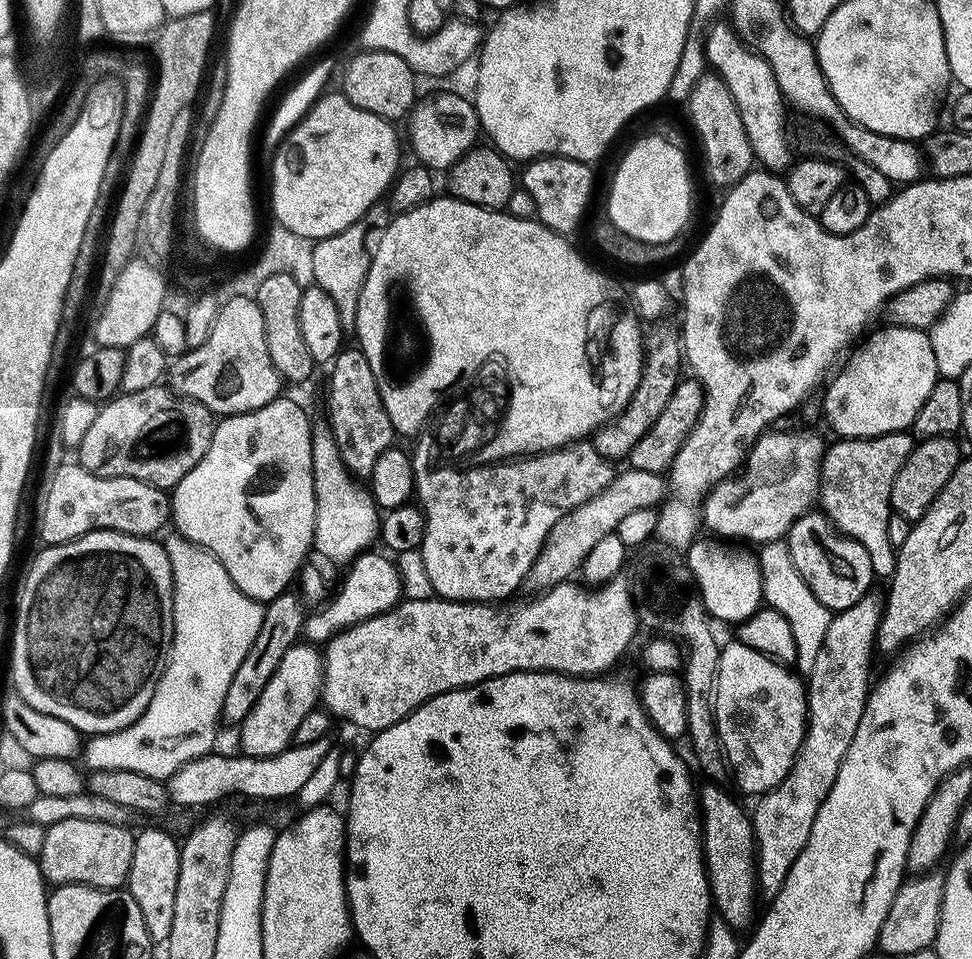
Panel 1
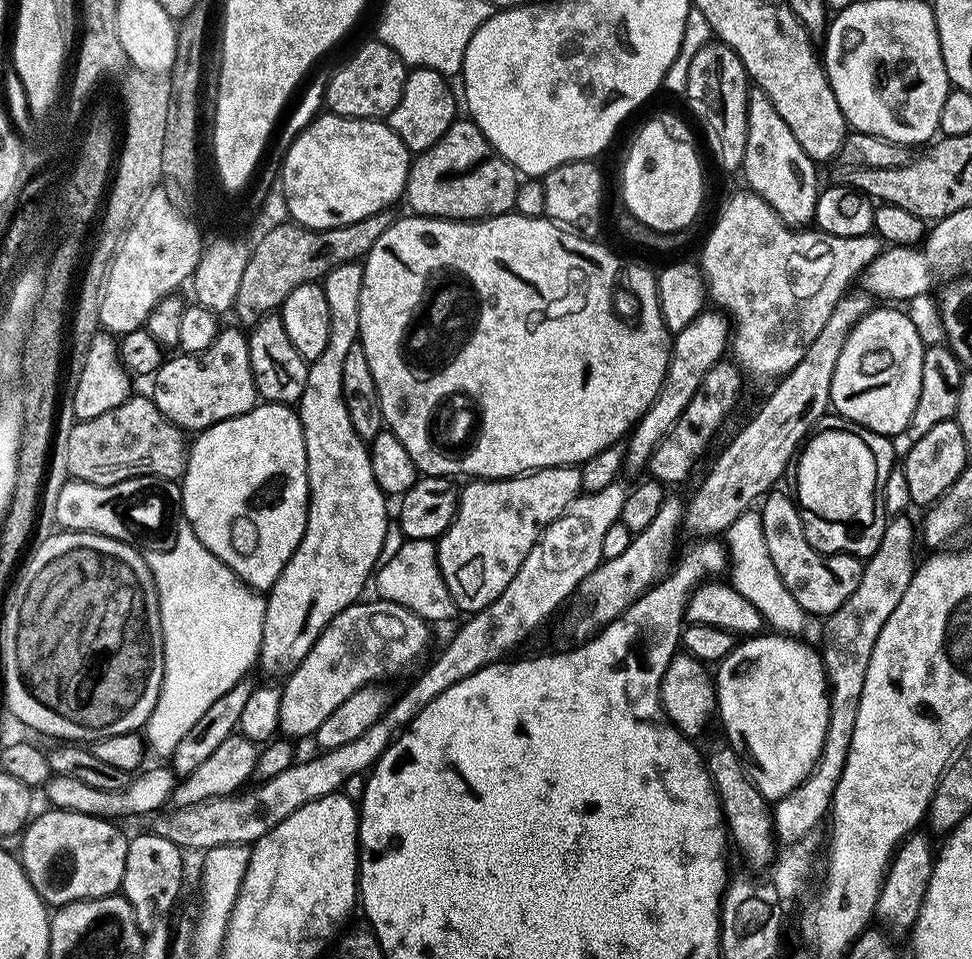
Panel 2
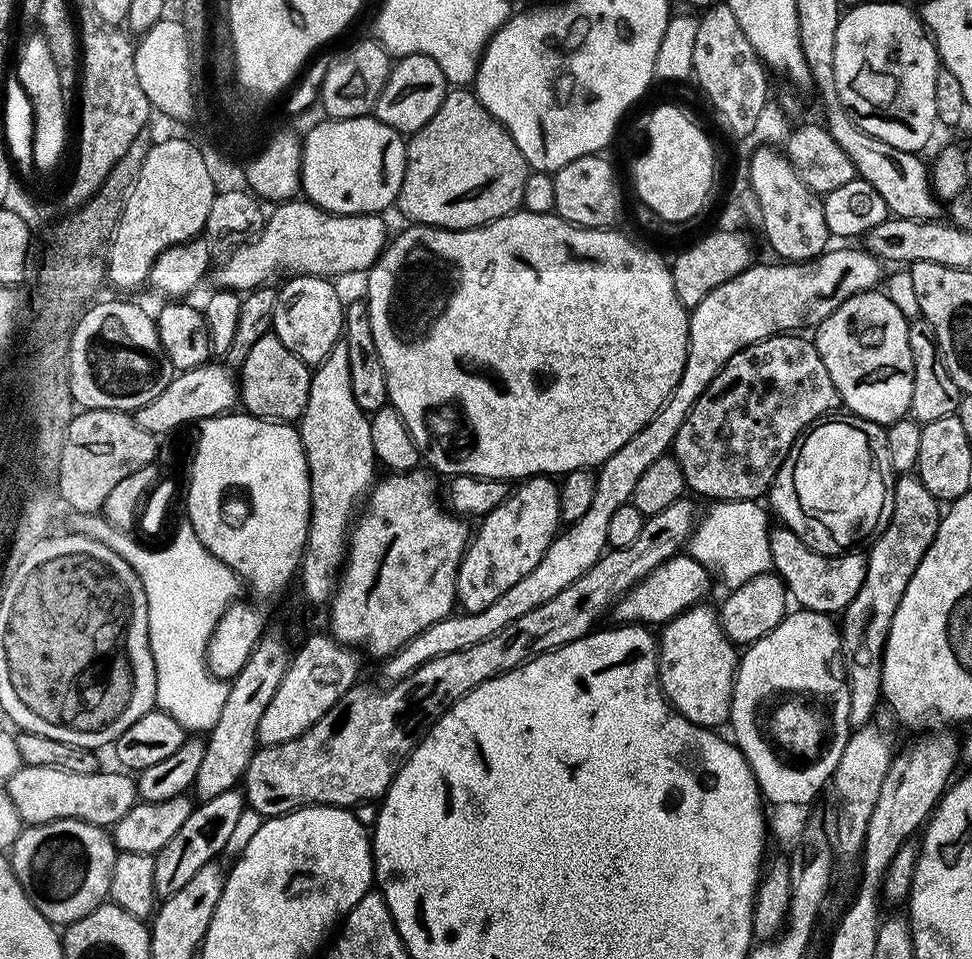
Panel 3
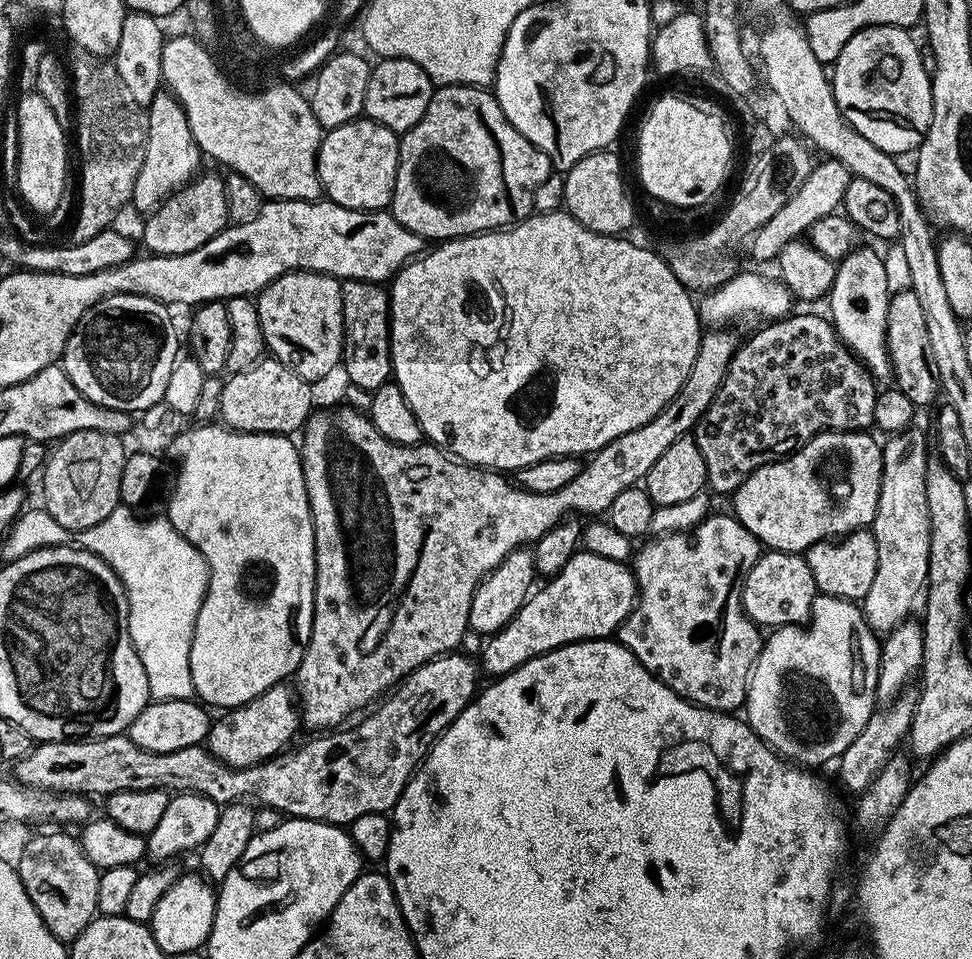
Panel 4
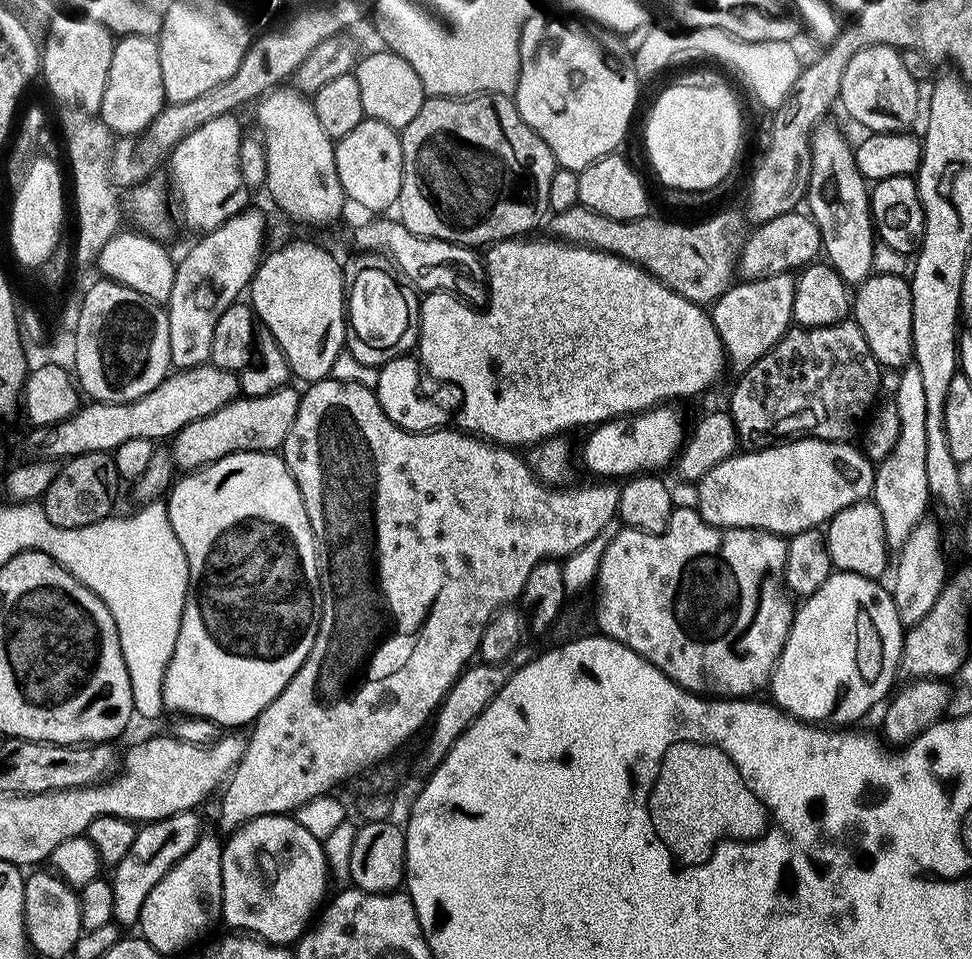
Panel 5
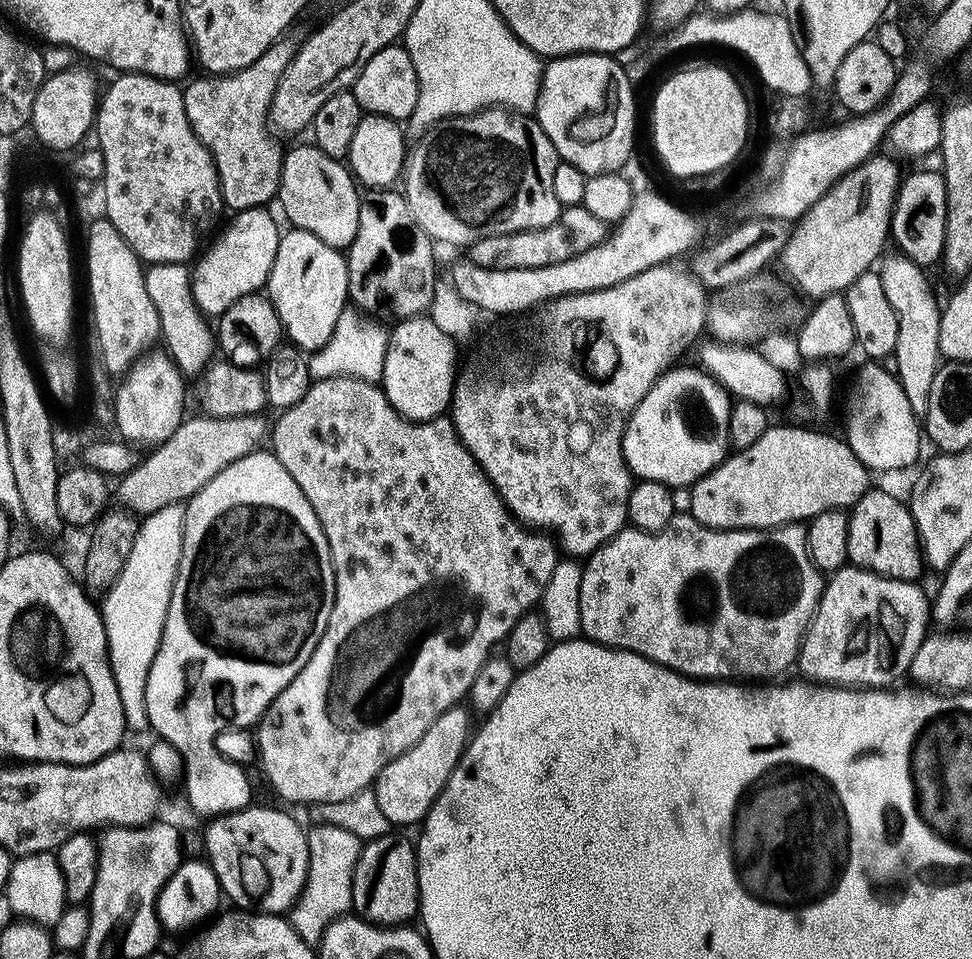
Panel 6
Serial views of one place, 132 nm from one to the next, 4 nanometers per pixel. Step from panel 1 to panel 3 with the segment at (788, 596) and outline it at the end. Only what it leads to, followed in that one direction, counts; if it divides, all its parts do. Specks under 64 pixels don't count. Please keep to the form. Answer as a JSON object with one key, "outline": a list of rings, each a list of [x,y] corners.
{"outline":[[[713,501],[702,520],[697,521],[685,545],[686,554],[709,570],[720,572],[727,589],[744,585],[750,578],[772,568],[768,524],[769,513],[759,501]]]}

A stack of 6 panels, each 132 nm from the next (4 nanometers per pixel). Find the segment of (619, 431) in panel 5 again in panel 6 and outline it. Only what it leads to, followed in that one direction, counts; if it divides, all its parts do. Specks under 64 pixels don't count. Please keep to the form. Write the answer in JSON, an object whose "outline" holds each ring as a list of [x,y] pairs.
{"outline":[[[673,366],[659,376],[654,386],[638,402],[634,414],[628,420],[624,431],[622,450],[633,477],[667,484],[673,490],[687,489],[710,470],[714,470],[729,455],[730,414],[733,397],[720,383],[699,366],[680,368]]]}

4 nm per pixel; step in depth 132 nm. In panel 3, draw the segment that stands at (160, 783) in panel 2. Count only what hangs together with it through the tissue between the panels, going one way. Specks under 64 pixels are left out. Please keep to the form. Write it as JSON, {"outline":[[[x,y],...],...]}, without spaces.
{"outline":[[[21,766],[6,782],[8,796],[14,802],[25,825],[55,820],[81,820],[101,826],[117,824],[138,802],[135,779],[127,771],[101,770],[94,774],[74,774],[54,770],[54,766]]]}

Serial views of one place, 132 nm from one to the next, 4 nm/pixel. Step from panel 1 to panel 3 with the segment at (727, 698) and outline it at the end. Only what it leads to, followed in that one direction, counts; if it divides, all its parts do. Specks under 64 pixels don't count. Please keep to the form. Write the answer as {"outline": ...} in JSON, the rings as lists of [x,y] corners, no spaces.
{"outline":[[[807,610],[789,611],[778,627],[776,627],[774,630],[770,630],[762,638],[758,638],[753,642],[753,644],[747,645],[747,647],[743,649],[742,655],[738,660],[738,667],[736,670],[736,684],[732,687],[732,715],[730,717],[730,729],[732,728],[733,734],[731,733],[731,735],[734,737],[734,743],[736,747],[739,748],[742,755],[744,755],[744,757],[746,758],[746,762],[752,768],[754,778],[756,779],[756,781],[758,782],[758,786],[760,787],[761,797],[763,797],[763,799],[772,806],[786,802],[804,803],[807,805],[811,805],[813,803],[812,799],[814,799],[815,796],[823,790],[823,788],[825,791],[826,785],[829,783],[829,781],[831,781],[834,770],[838,766],[838,762],[840,761],[840,759],[842,758],[842,754],[846,750],[846,742],[848,741],[850,735],[850,725],[848,722],[848,719],[850,718],[850,690],[848,689],[848,677],[846,675],[846,665],[844,662],[844,642],[842,639],[842,632],[841,629],[837,627],[837,625],[836,628],[834,625],[832,625],[832,620],[833,617],[831,615],[822,612],[809,612]]]}

